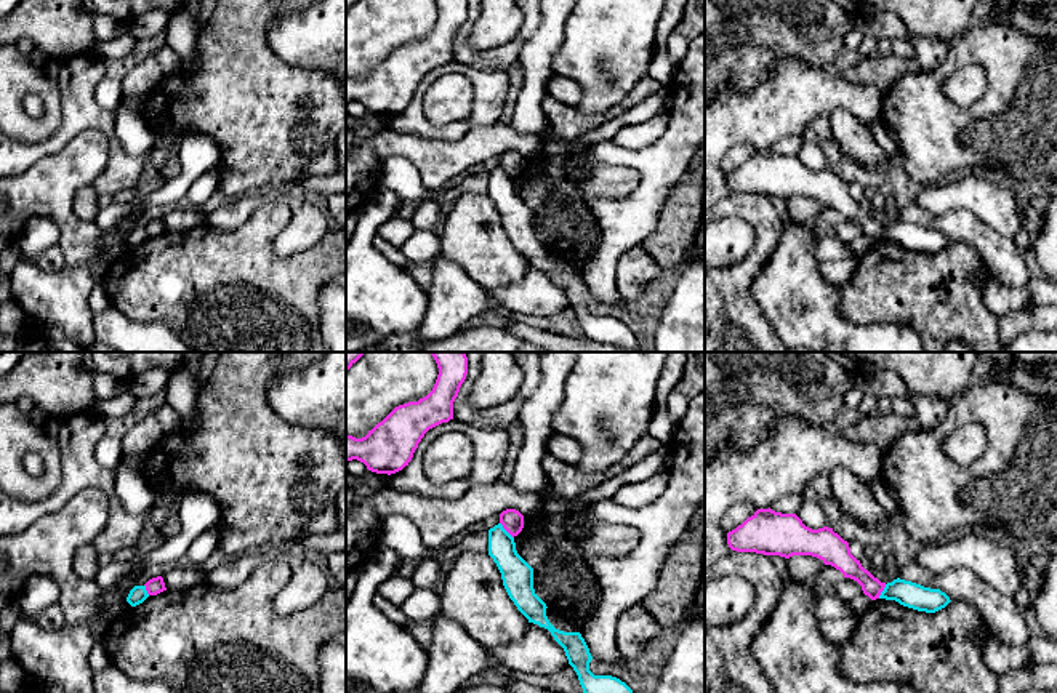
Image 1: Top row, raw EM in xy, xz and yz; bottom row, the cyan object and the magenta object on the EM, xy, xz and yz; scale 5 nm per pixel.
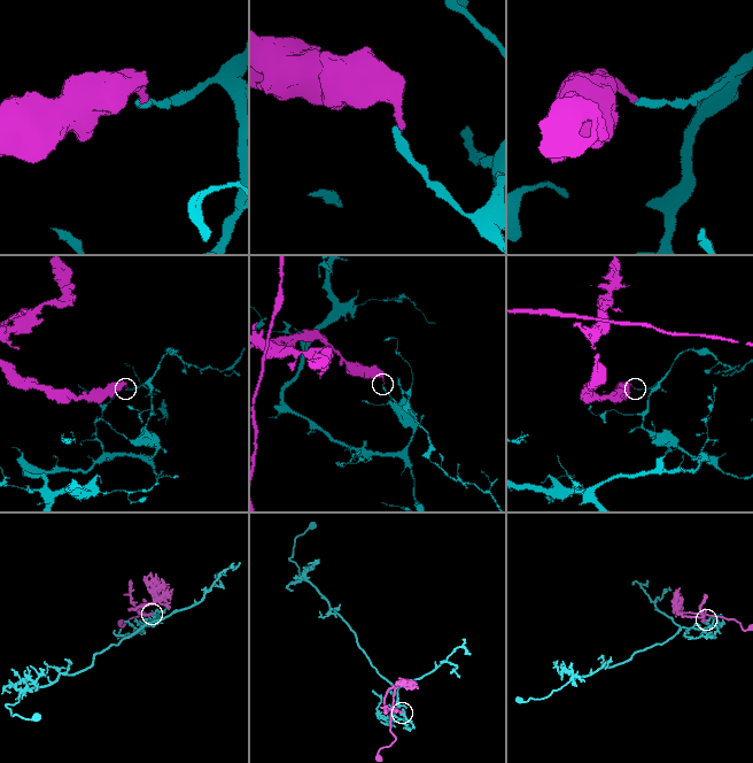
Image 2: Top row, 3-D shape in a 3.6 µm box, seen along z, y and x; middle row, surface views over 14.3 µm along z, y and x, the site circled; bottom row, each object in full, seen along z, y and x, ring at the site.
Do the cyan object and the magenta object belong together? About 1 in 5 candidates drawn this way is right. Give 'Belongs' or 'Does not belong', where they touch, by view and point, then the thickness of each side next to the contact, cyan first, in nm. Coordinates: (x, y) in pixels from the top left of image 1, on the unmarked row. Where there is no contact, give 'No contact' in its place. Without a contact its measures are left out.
Does not belong. Touches cyan at xz (505, 172). Thickness 160 nm (cyan) against 110 nm

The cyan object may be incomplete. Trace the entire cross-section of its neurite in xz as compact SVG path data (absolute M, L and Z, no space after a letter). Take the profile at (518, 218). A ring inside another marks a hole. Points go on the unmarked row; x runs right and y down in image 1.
M501 165L488 171L488 197L496 205L503 227L517 251L528 264L548 270L564 290L585 338L612 344L628 352L642 352L636 336L625 323L612 317L594 317L589 312L593 298L580 274L564 274L549 264L546 258L548 248L533 230L533 210L517 195L514 179Z

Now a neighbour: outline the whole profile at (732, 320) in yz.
M737 192L714 203L705 213L705 224L727 216L746 221L756 240L745 259L725 267L705 267L705 352L790 352L751 296L758 274L778 246L782 219L767 197Z

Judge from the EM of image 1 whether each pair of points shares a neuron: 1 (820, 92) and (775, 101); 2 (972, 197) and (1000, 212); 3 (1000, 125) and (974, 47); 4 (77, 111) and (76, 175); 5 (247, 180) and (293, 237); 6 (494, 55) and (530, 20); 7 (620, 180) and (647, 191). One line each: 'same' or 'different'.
1: same
2: same
3: same
4: different
5: different
6: same
7: different

